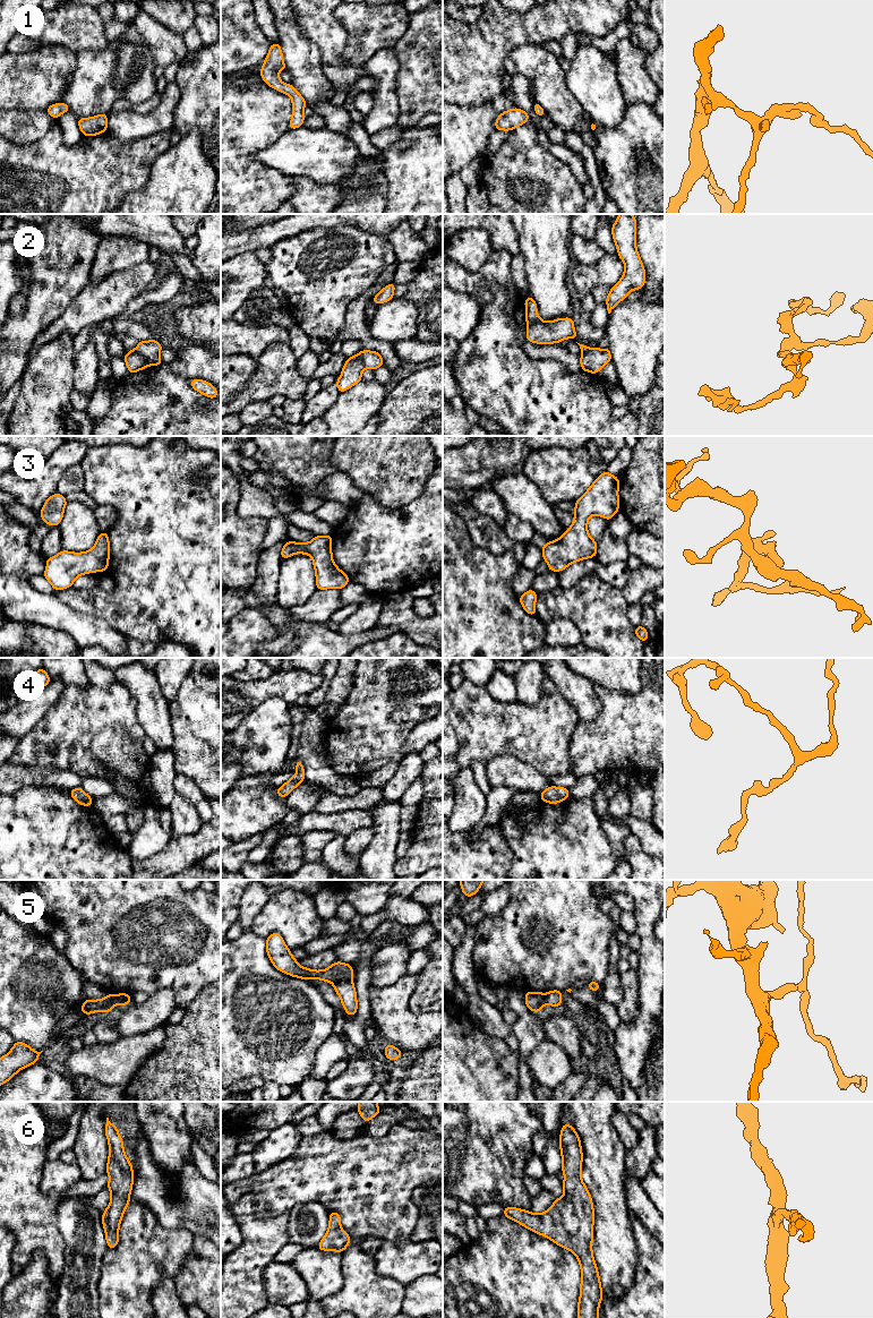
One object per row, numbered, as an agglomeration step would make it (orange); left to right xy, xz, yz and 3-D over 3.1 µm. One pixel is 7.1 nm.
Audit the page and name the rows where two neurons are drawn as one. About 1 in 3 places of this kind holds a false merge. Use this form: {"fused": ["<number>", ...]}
{"fused": ["2", "5"]}

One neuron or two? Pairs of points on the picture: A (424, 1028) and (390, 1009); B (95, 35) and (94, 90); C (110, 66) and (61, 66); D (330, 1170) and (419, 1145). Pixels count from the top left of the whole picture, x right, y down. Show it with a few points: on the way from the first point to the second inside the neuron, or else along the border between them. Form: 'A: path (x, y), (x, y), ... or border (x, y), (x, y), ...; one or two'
A: path (416, 1028), (409, 1028), (398, 1017); one
B: border (109, 42), (102, 50), (78, 51), (76, 53); two
C: border (76, 53), (76, 69), (65, 90); two
D: path (352, 1166), (358, 1164), (396, 1164); one

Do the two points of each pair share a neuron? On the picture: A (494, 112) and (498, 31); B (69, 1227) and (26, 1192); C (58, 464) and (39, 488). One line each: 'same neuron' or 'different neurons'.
A: different neurons
B: different neurons
C: same neuron

